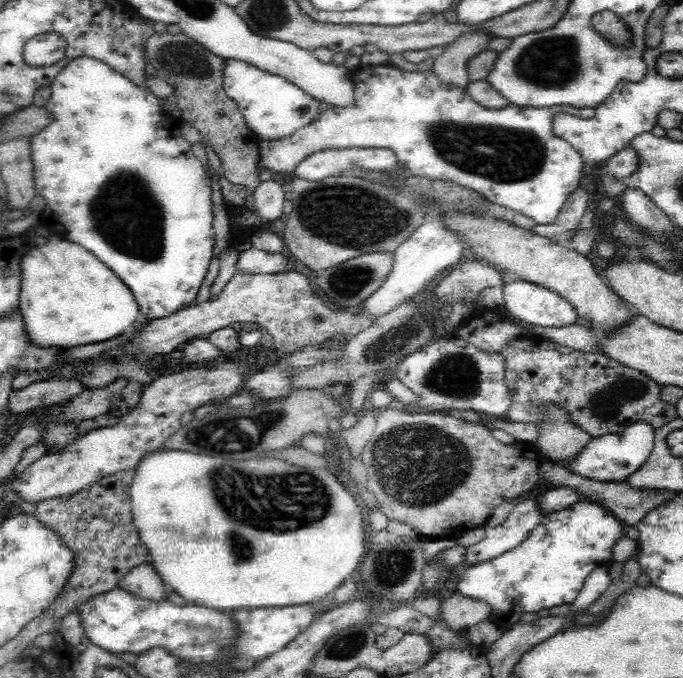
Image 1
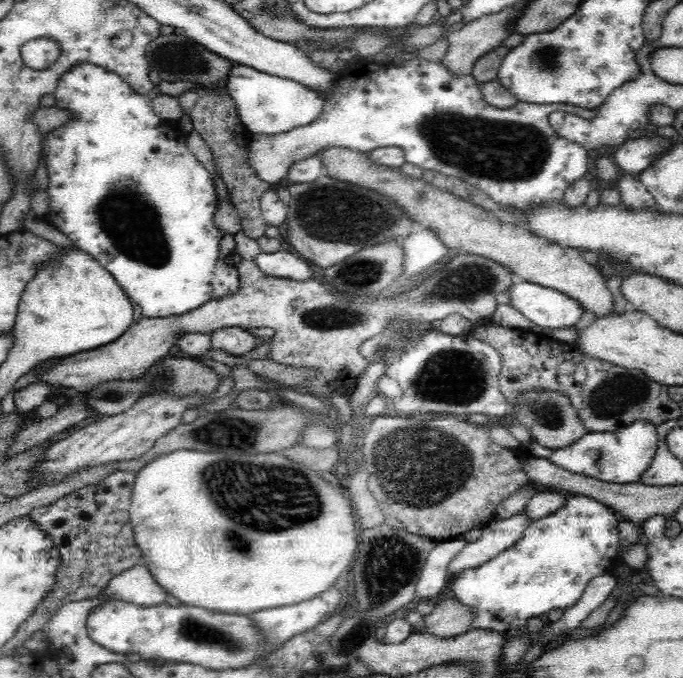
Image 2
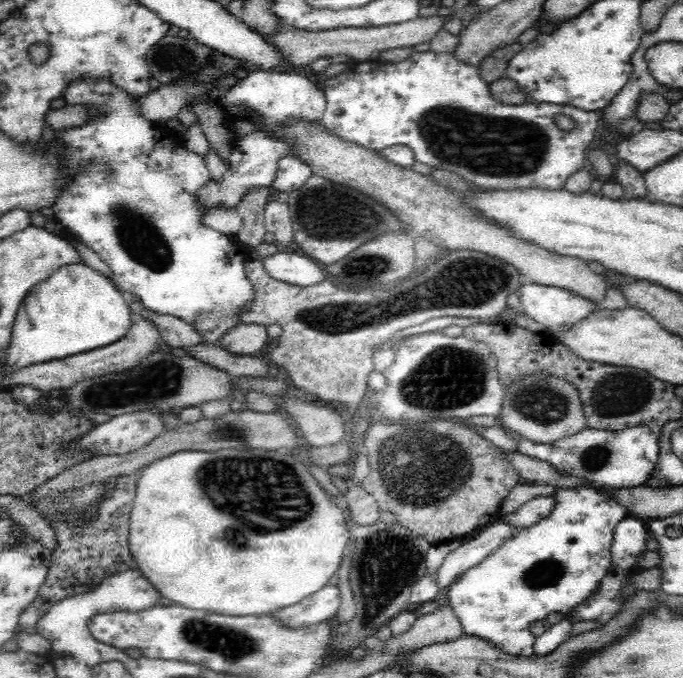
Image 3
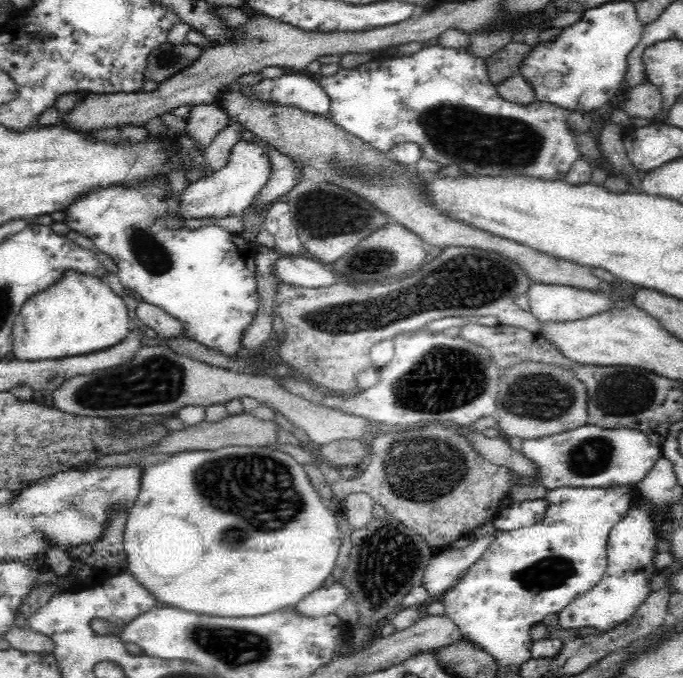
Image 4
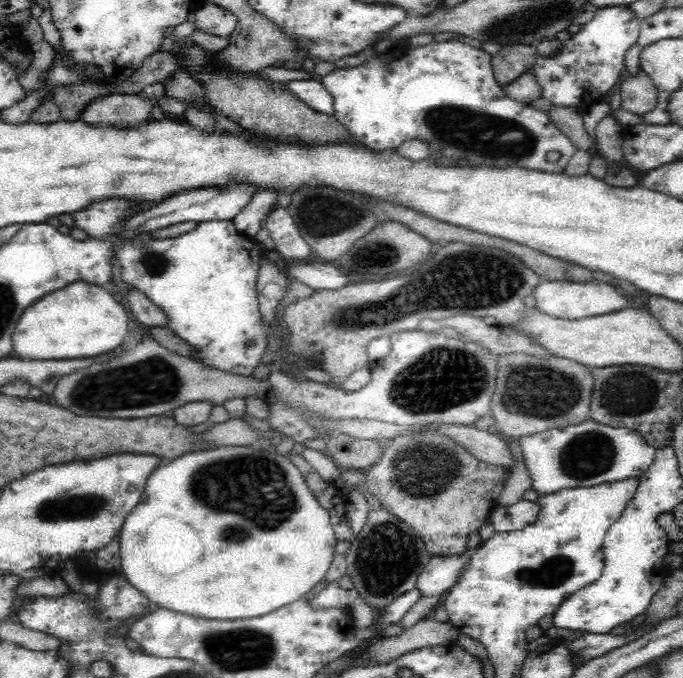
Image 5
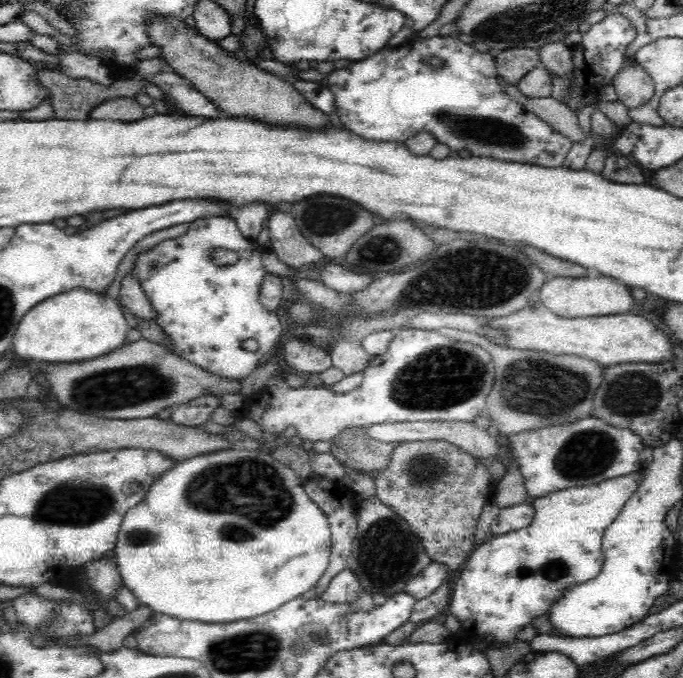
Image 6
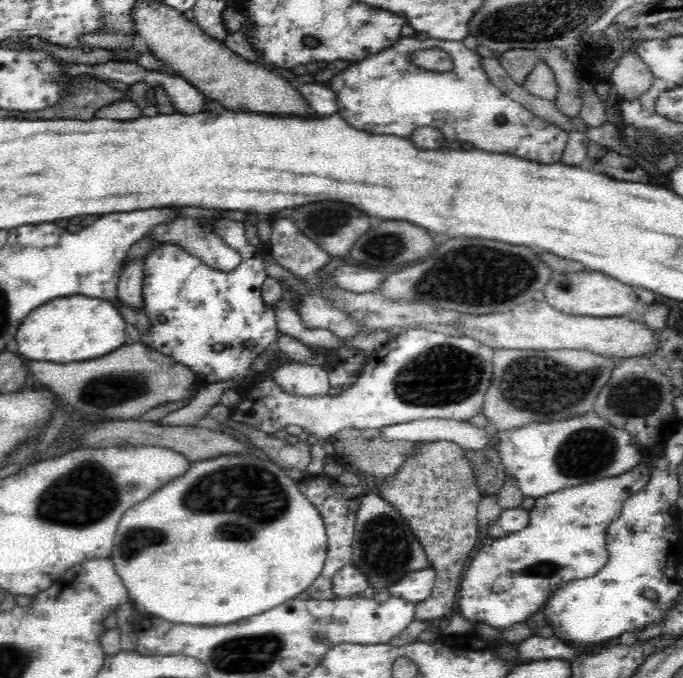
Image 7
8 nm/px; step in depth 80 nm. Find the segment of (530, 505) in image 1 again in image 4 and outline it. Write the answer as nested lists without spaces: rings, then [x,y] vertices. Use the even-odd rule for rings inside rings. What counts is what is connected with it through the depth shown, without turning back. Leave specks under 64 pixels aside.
[[[494,528],[492,532],[475,537],[464,548],[444,550],[438,556],[432,557],[423,574],[422,583],[425,590],[437,598],[452,588],[502,531],[504,530]]]

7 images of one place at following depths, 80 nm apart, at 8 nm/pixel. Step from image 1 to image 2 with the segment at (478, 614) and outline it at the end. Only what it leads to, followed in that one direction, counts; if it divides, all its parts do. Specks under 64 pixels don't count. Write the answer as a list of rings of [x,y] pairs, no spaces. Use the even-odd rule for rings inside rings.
[[[452,596],[436,605],[431,614],[425,616],[425,631],[438,638],[449,639],[464,634],[473,628],[473,610],[464,606],[460,600]]]

